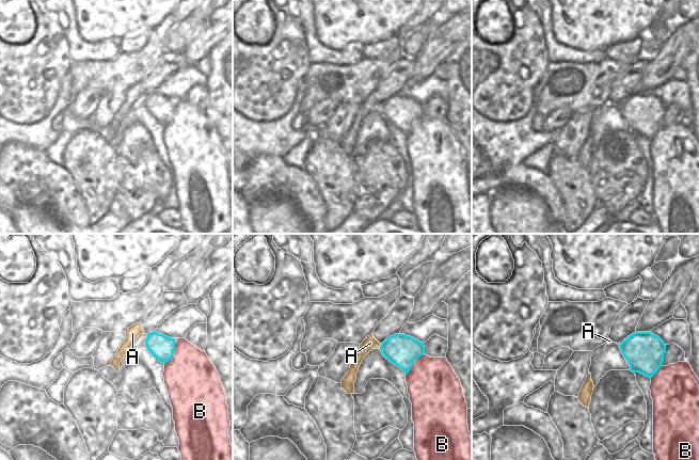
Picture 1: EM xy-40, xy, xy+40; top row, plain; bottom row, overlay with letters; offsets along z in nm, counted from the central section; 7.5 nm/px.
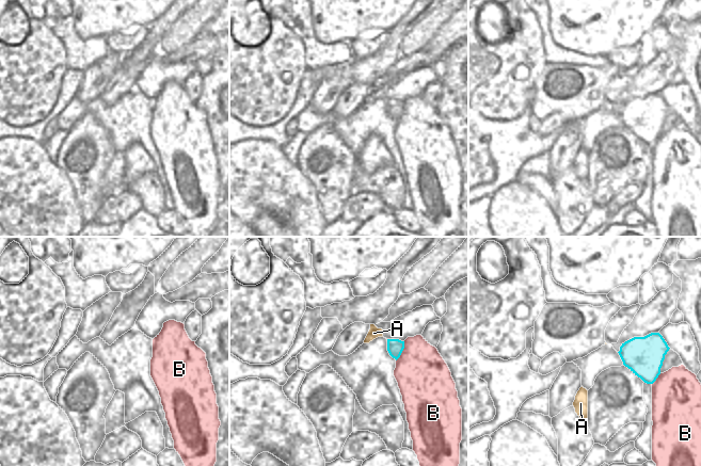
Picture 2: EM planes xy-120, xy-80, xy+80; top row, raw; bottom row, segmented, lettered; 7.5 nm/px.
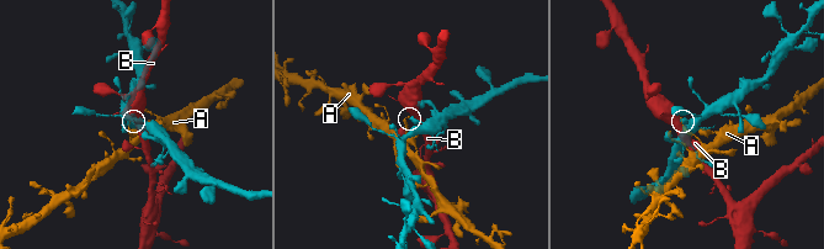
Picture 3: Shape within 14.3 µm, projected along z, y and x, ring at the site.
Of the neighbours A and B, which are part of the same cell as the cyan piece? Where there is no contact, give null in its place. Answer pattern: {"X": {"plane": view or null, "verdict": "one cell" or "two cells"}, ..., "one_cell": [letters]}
{"A": {"plane": "xy", "verdict": "two cells"}, "B": {"plane": "xy-40", "verdict": "two cells"}, "one_cell": []}

